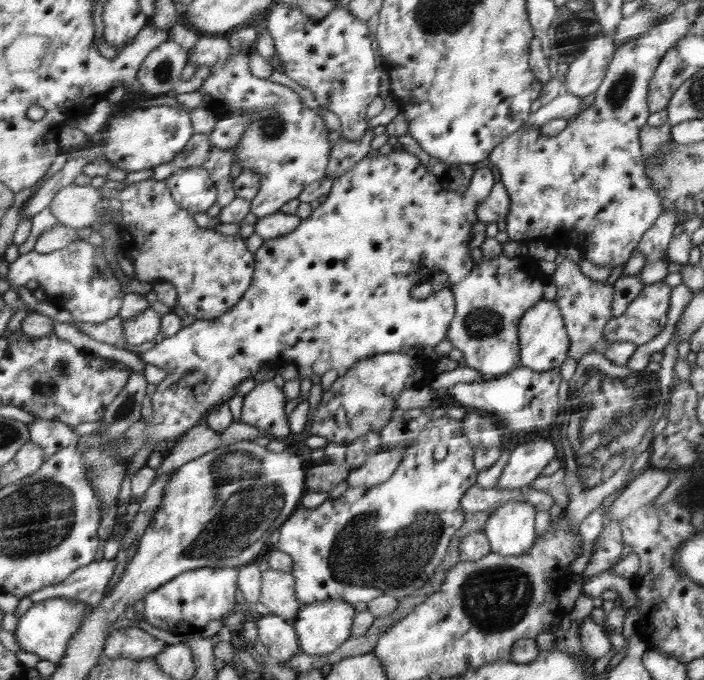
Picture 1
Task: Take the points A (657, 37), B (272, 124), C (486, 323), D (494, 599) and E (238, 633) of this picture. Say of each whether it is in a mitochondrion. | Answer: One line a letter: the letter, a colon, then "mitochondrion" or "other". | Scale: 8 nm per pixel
A: other
B: mitochondrion
C: mitochondrion
D: mitochondrion
E: other

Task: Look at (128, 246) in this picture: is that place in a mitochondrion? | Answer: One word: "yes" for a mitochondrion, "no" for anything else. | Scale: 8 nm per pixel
no

